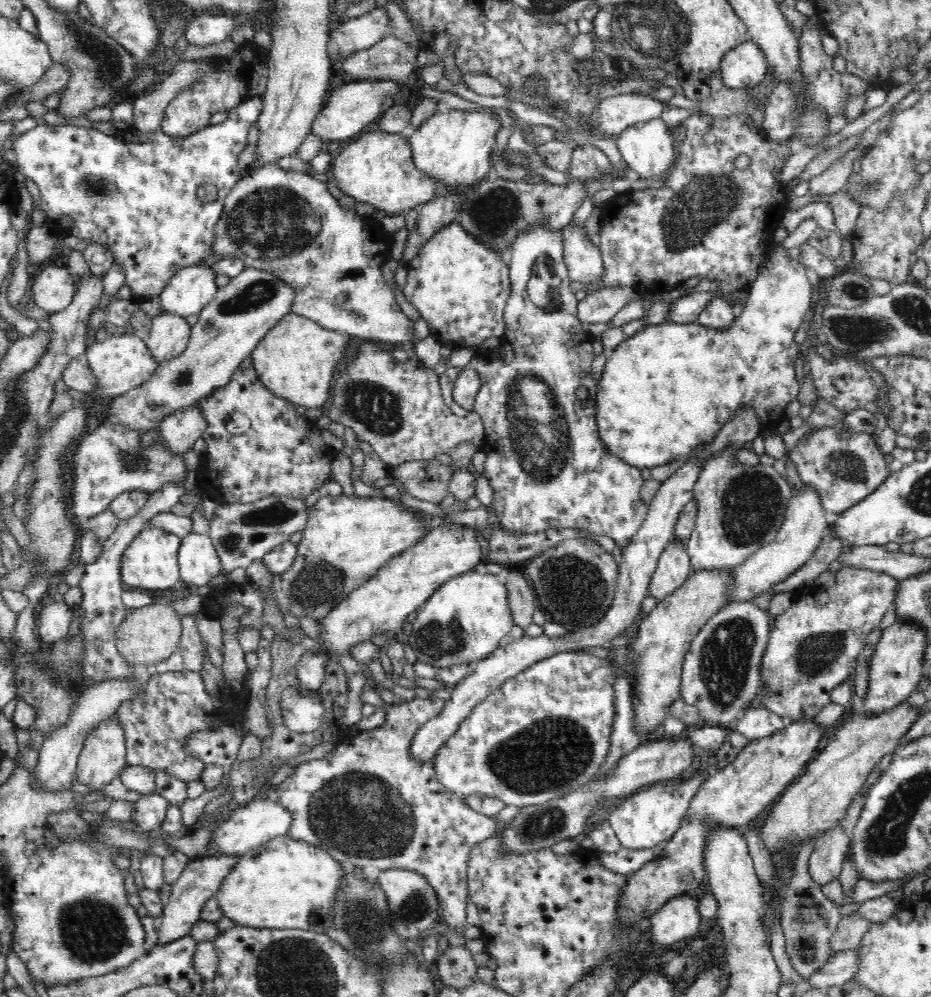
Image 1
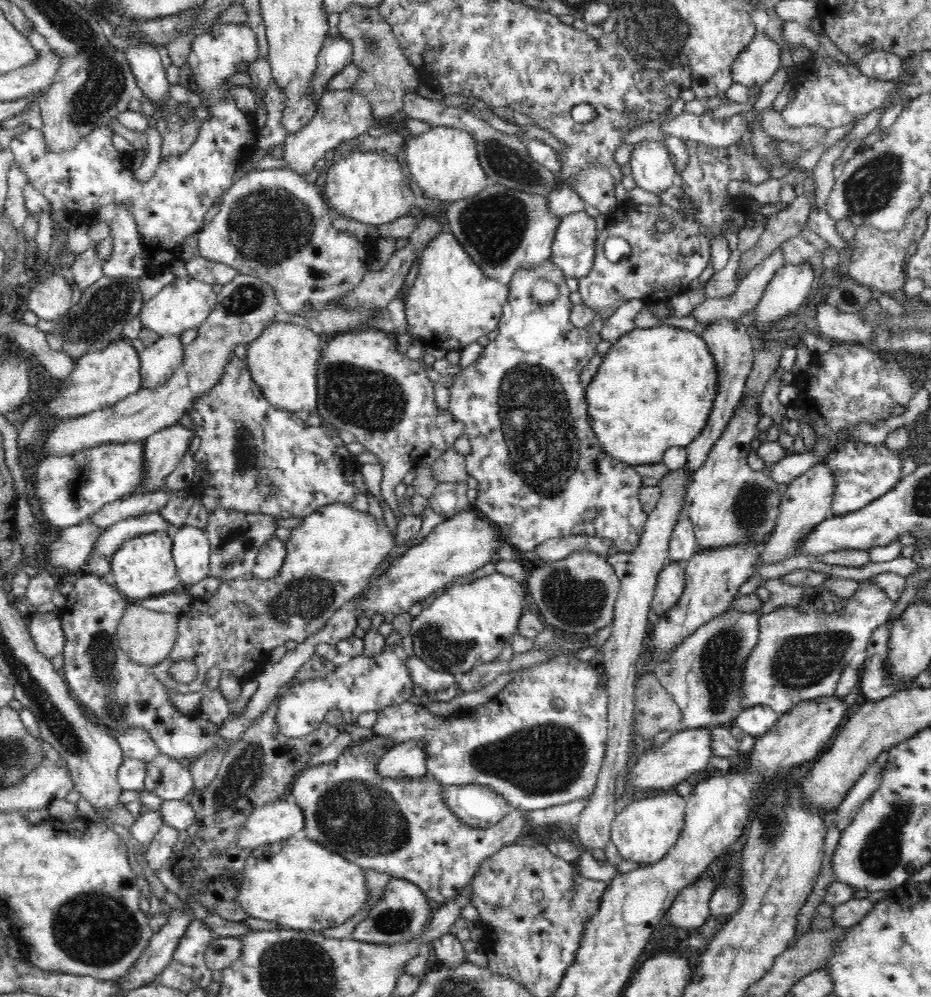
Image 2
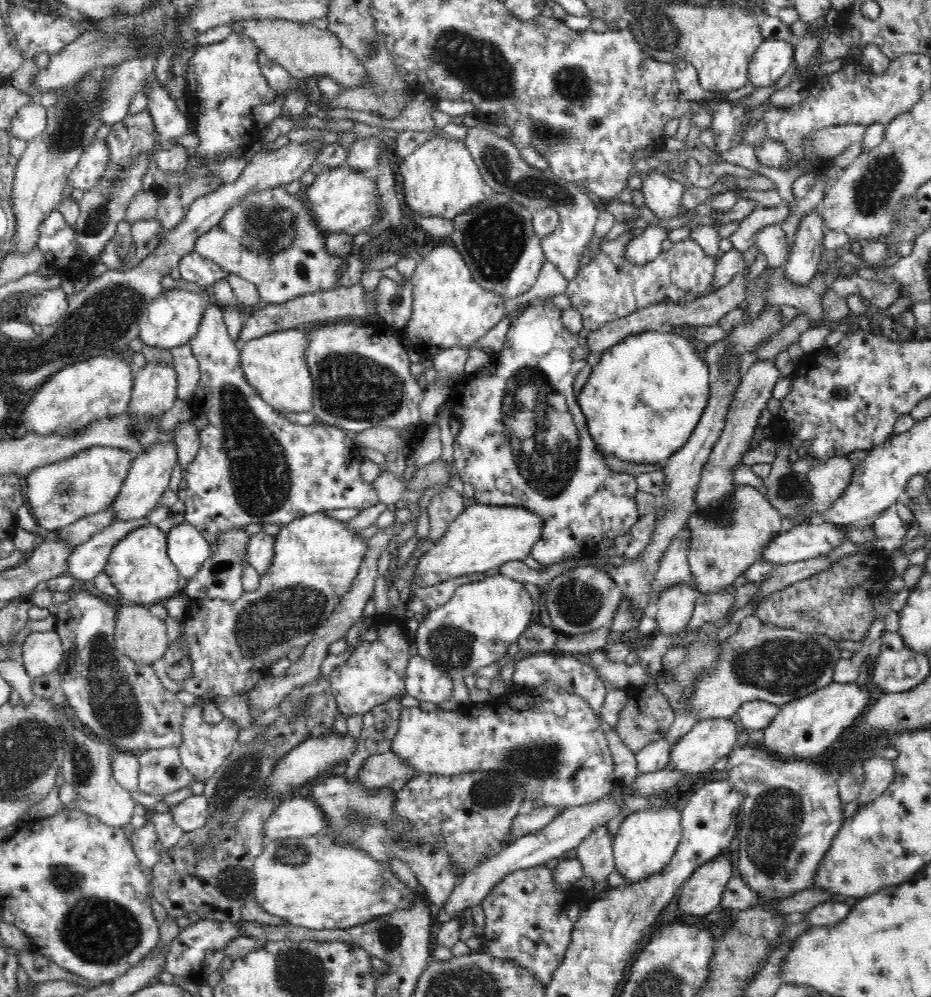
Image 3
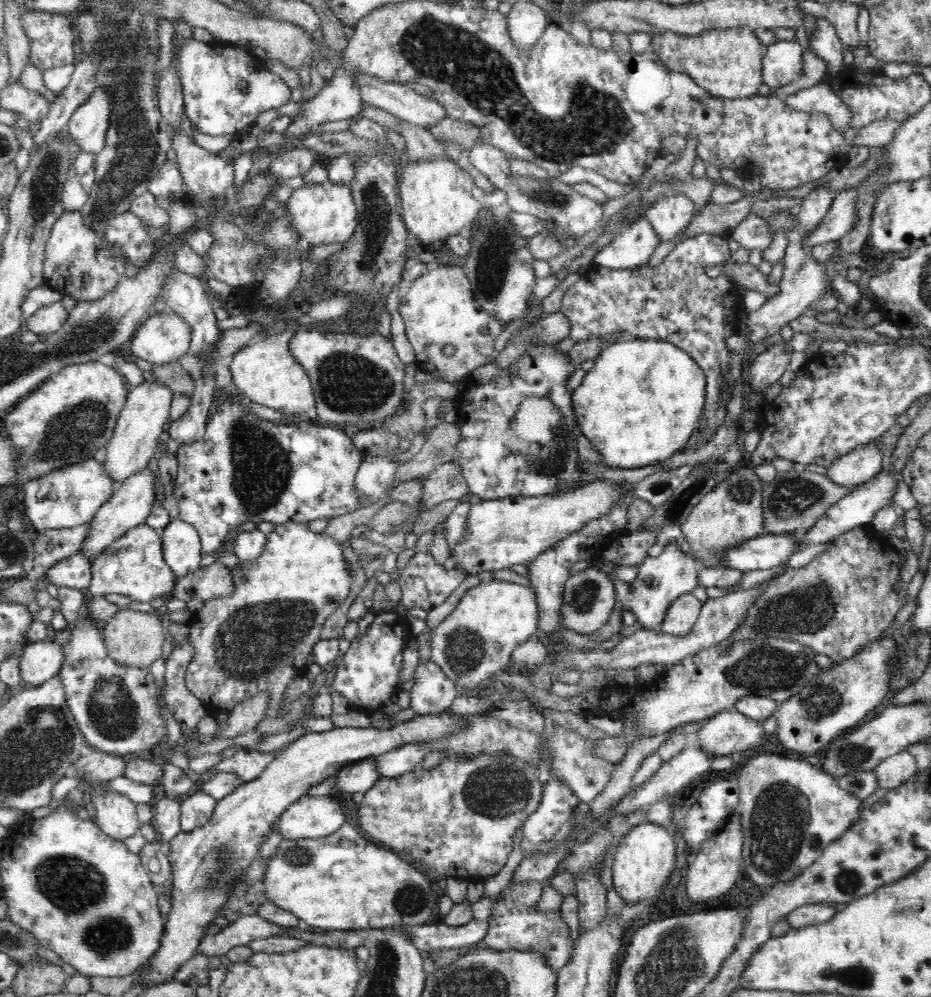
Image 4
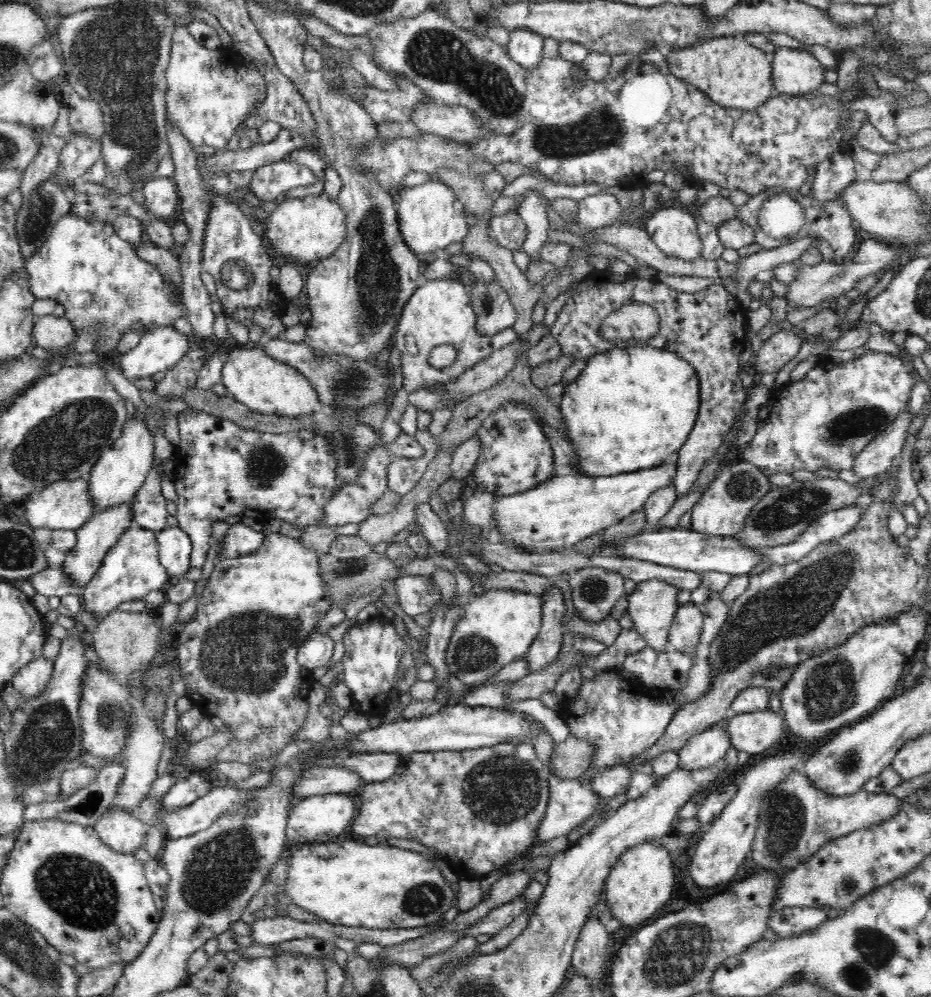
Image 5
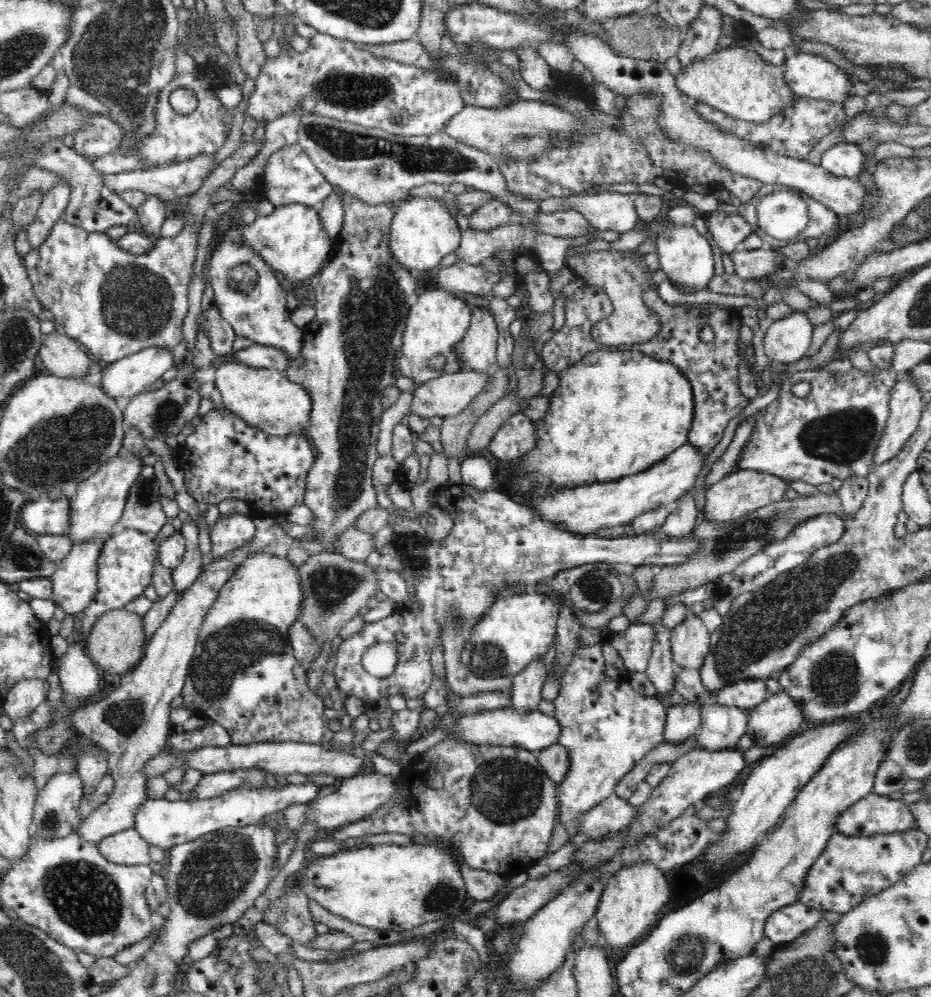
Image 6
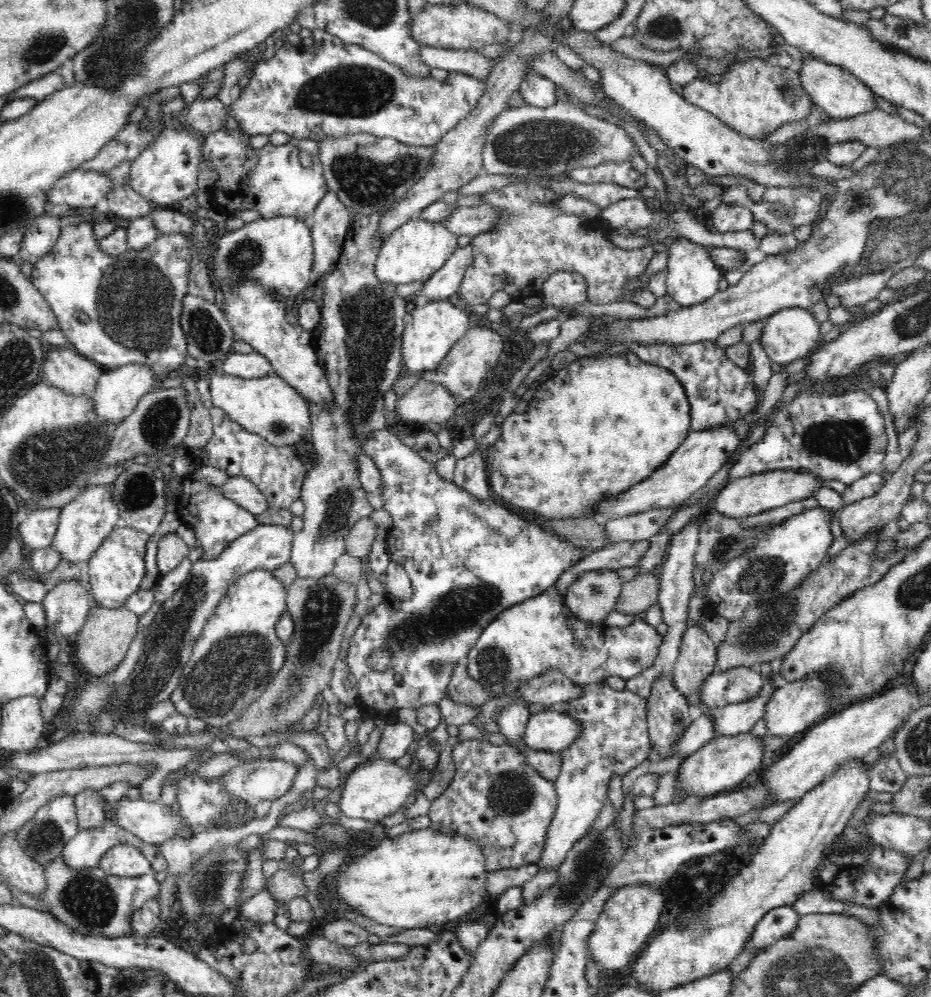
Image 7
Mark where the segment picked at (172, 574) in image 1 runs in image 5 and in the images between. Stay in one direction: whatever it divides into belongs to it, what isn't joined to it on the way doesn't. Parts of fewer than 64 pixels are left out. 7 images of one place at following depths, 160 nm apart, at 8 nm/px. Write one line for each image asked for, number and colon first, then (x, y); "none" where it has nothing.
2: (143, 567)
3: (139, 566)
4: (134, 567)
5: (131, 569)

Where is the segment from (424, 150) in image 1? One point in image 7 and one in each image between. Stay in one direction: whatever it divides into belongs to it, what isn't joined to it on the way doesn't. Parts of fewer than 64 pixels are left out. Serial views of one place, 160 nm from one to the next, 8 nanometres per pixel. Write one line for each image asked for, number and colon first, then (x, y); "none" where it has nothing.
2: (443, 162)
3: (440, 179)
4: (438, 199)
5: (430, 217)
6: (423, 233)
7: (414, 252)

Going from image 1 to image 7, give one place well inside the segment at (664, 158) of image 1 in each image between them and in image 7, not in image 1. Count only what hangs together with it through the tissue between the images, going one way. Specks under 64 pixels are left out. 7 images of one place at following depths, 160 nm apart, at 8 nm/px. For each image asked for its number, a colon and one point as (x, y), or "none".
2: (652, 166)
3: (663, 195)
4: (669, 216)
5: (674, 231)
6: (686, 257)
7: (692, 278)

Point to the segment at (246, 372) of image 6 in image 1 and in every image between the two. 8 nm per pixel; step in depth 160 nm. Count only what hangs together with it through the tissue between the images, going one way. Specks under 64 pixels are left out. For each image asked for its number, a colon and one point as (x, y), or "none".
1: (295, 361)
2: (282, 361)
3: (275, 365)
4: (266, 373)
5: (269, 387)

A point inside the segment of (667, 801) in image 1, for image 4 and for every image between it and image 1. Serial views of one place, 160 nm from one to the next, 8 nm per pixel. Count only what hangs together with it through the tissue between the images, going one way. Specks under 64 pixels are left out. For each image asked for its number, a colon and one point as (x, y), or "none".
2: (645, 830)
3: (646, 841)
4: (644, 859)

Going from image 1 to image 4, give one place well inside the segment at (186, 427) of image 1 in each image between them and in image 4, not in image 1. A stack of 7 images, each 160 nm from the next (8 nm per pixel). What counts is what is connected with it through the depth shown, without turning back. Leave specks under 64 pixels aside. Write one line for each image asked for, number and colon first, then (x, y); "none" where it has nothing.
2: (163, 452)
3: (149, 476)
4: (131, 505)

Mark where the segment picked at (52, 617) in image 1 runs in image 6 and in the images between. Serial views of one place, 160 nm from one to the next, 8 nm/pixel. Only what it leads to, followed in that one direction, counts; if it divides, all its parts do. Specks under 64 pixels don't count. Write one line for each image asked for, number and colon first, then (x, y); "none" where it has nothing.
2: (46, 629)
3: (42, 652)
4: (39, 662)
5: (31, 680)
6: (24, 697)

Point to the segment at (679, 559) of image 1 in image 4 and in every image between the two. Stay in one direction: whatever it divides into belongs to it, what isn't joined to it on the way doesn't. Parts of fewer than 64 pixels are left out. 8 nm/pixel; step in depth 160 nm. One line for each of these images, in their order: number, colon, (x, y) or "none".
2: (671, 581)
3: (675, 607)
4: (680, 618)

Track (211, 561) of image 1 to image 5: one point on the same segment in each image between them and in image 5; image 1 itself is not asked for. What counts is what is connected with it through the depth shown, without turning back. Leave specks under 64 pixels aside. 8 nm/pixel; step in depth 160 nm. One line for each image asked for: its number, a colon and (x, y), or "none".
2: (191, 549)
3: (186, 547)
4: (181, 547)
5: (174, 545)

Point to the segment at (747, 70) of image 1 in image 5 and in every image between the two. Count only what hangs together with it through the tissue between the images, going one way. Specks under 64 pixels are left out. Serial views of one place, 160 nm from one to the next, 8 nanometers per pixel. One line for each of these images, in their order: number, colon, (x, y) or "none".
2: (761, 59)
3: (773, 58)
4: (783, 64)
5: (795, 72)

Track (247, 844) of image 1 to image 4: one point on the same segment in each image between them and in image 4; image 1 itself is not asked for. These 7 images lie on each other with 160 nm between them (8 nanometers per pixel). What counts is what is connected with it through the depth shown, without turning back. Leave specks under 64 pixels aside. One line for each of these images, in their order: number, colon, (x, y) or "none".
2: (280, 820)
3: (299, 816)
4: (311, 817)

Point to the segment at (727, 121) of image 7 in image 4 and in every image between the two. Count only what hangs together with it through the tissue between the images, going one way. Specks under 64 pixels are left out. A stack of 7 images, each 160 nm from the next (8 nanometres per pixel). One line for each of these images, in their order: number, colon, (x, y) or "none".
4: (728, 64)
5: (734, 74)
6: (738, 82)

